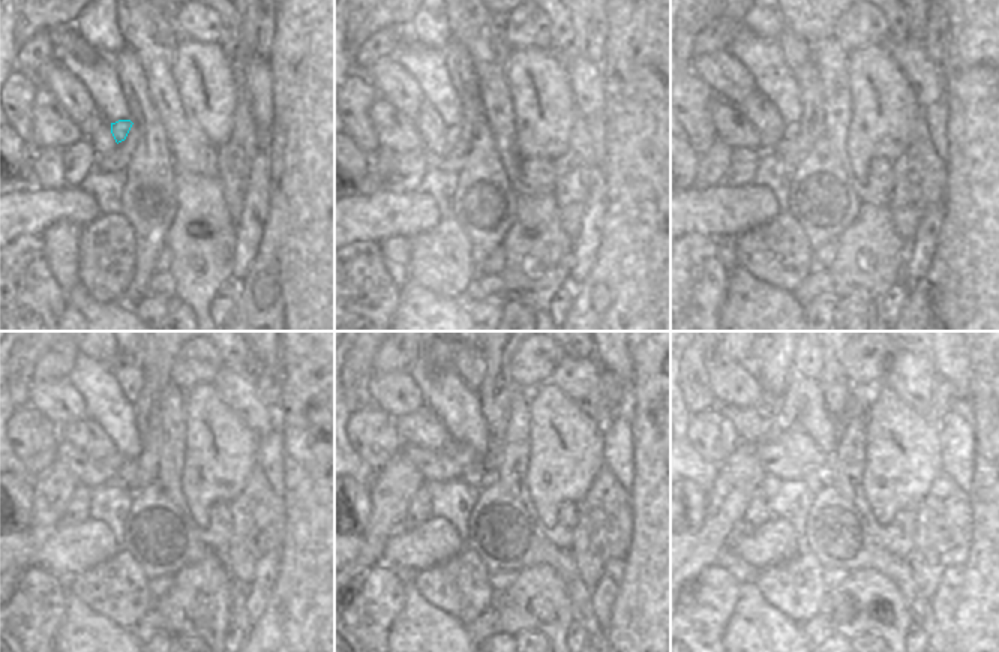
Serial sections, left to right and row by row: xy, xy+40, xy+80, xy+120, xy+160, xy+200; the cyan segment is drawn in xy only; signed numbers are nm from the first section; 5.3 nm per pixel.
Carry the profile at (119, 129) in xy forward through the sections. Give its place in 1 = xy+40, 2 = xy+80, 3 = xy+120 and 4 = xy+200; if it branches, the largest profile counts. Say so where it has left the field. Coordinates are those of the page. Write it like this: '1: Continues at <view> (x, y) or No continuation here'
1: Continues at xy+40 (453, 132)
2: Continues at xy+80 (791, 129)
3: Continues at xy+120 (126, 474)
4: Continues at xy+200 (816, 478).

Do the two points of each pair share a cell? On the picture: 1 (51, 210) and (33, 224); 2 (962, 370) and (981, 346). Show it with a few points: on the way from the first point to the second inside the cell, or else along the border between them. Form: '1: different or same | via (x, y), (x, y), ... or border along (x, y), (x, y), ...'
1: same | via (47, 210), (38, 219)
2: different | border along (966, 346), (971, 364), (968, 394)

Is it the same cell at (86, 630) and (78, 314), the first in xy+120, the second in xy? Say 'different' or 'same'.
same

